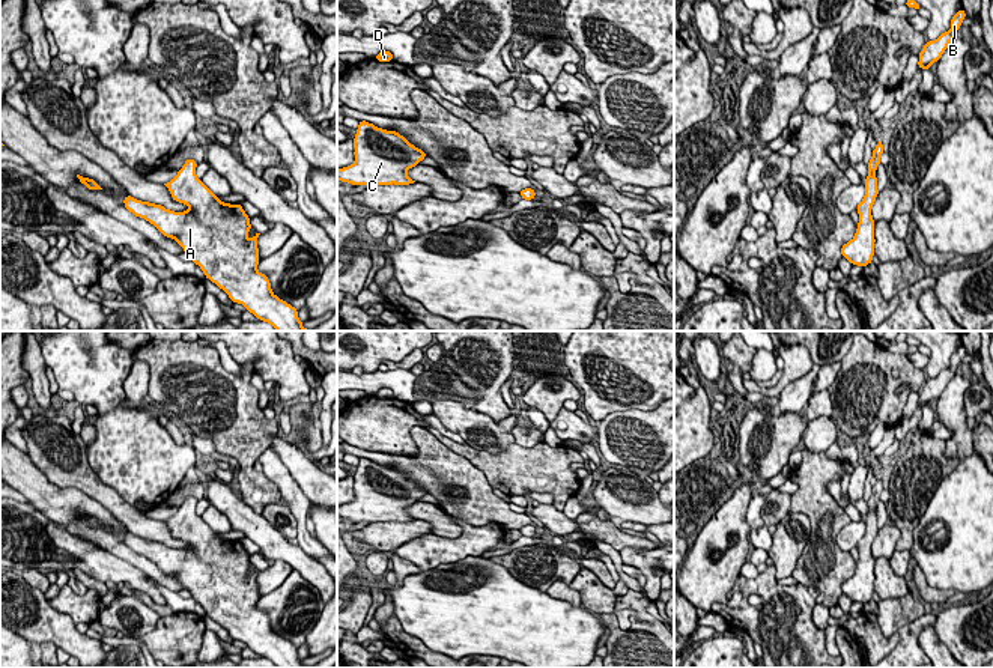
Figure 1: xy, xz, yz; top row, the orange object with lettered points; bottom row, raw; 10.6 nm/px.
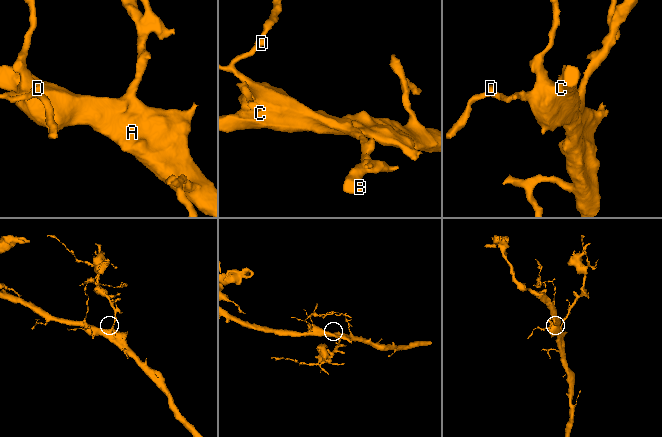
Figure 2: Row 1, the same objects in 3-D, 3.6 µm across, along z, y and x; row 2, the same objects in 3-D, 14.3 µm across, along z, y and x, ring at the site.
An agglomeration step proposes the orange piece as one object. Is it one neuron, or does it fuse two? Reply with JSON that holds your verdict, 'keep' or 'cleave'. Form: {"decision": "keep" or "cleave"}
{"decision": "keep"}

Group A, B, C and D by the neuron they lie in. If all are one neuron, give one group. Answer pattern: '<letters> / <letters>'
A B C D

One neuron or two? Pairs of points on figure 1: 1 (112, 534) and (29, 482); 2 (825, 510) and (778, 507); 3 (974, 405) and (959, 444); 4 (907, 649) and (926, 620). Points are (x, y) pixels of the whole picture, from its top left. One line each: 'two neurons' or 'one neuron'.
1: one neuron
2: two neurons
3: two neurons
4: one neuron

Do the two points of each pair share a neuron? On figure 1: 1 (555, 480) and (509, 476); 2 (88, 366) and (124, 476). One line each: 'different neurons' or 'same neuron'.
1: same neuron
2: same neuron

